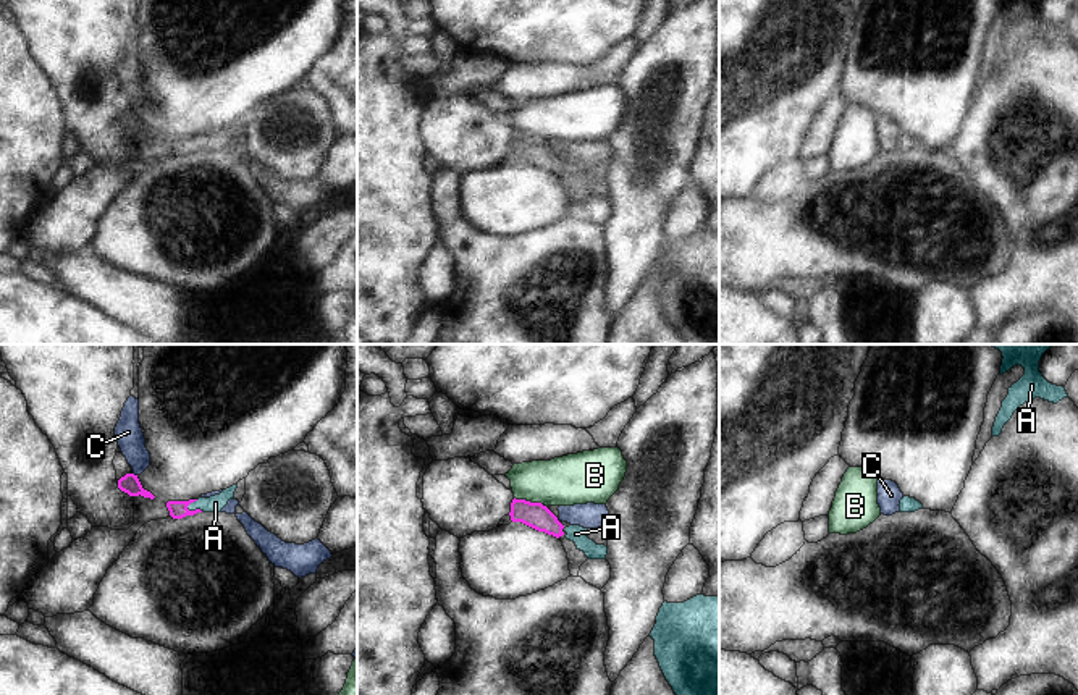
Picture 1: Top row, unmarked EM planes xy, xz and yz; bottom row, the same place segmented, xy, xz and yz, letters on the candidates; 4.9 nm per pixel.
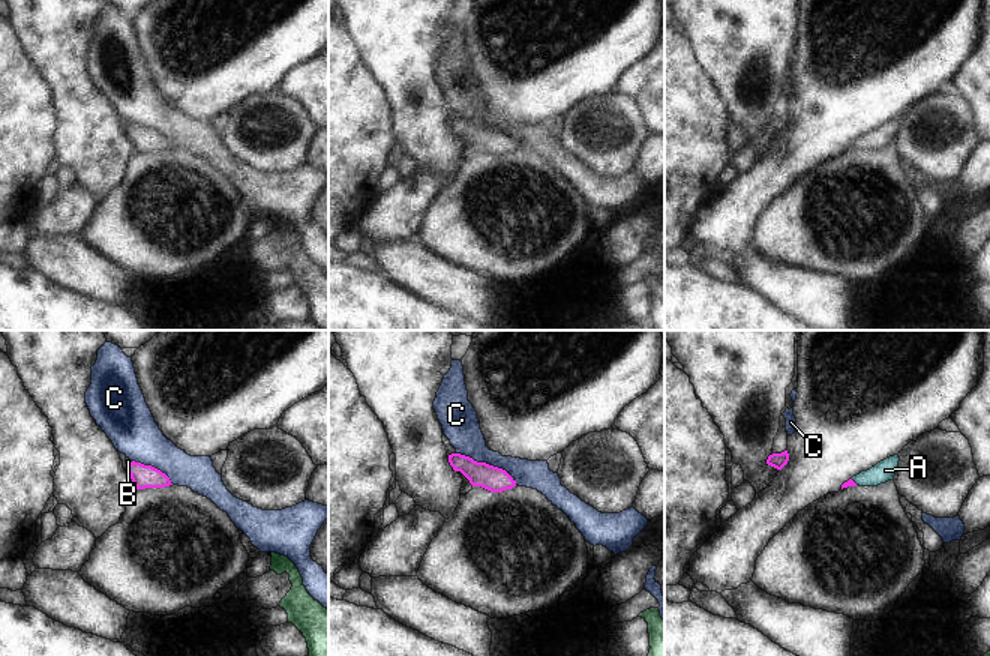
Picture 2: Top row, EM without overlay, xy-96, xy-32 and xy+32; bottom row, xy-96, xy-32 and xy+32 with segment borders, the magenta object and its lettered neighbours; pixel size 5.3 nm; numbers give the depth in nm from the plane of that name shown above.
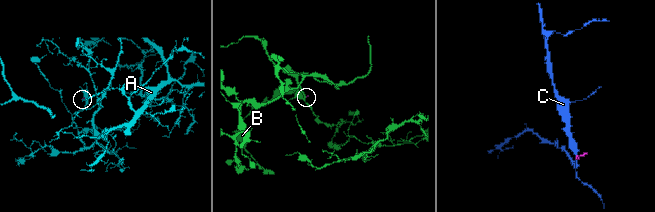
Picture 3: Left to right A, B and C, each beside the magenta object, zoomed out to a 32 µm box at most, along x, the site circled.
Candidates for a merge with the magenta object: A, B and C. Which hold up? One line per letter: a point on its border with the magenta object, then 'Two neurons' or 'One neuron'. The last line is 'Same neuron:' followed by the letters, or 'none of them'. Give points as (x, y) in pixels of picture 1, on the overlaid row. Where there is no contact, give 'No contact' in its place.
A: Touches magenta at xy (196, 509). One neuron
B: Touches magenta at xz (519, 500). Two neurons
C: Touches magenta at xy (133, 474). Two neurons
Same neuron: A.

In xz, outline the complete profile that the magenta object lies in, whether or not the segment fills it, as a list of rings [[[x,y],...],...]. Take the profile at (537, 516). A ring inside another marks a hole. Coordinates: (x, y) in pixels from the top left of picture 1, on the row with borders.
[[[512,499],[511,503],[511,520],[522,522],[538,532],[545,532],[556,538],[562,537],[564,525],[558,517],[541,503],[530,503],[525,499]]]

